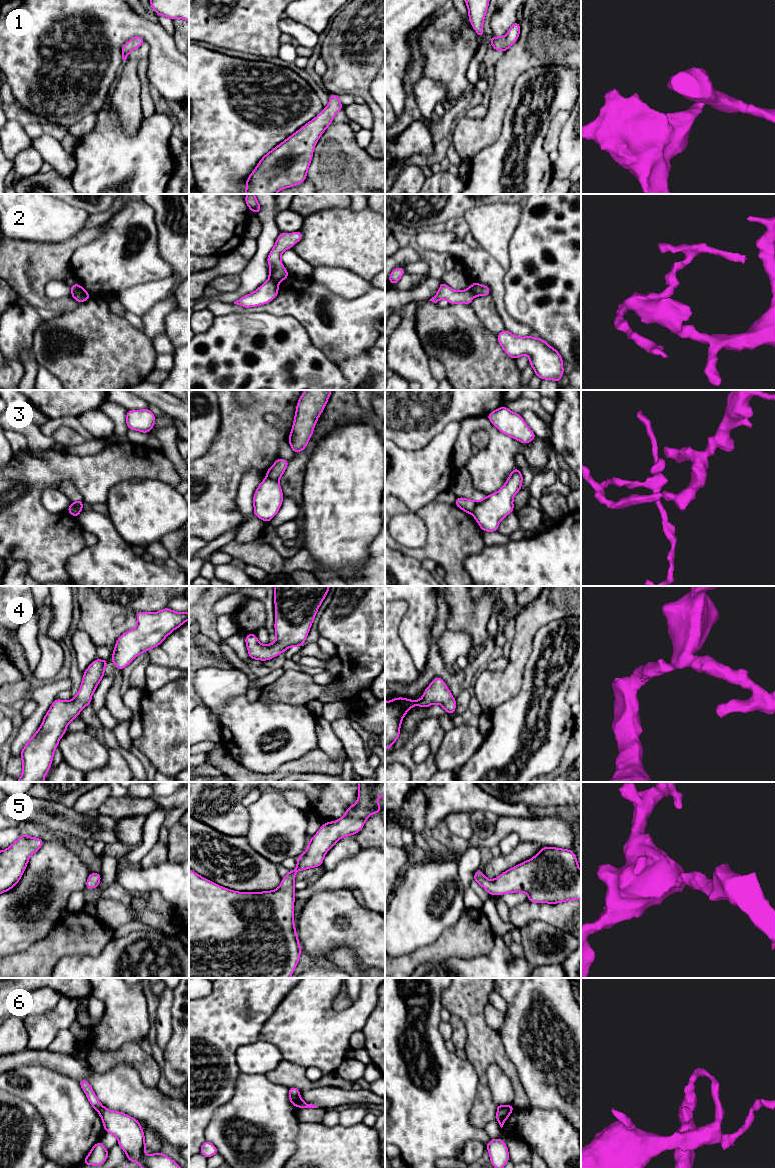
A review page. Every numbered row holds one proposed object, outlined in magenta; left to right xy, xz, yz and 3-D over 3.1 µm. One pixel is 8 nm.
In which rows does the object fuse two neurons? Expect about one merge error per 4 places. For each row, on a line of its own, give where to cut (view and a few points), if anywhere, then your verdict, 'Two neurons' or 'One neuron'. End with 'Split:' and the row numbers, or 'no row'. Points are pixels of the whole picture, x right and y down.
1: No split. One neuron
2: Split along xy (80, 285), (72, 293). Two neurons
3: Split along yz (478, 501), (471, 513). Two neurons
4: No split. One neuron
5: No split. One neuron
6: Split along xz (299, 1096), (297, 1106). Two neurons
Split: 2, 3, 6

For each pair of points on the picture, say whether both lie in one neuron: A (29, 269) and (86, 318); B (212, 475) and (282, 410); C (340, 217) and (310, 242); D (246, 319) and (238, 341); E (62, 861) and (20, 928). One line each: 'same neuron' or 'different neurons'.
A: different neurons
B: same neuron
C: same neuron
D: same neuron
E: same neuron

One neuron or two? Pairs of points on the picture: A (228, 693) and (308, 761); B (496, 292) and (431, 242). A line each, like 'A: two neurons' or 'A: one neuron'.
A: two neurons
B: one neuron

